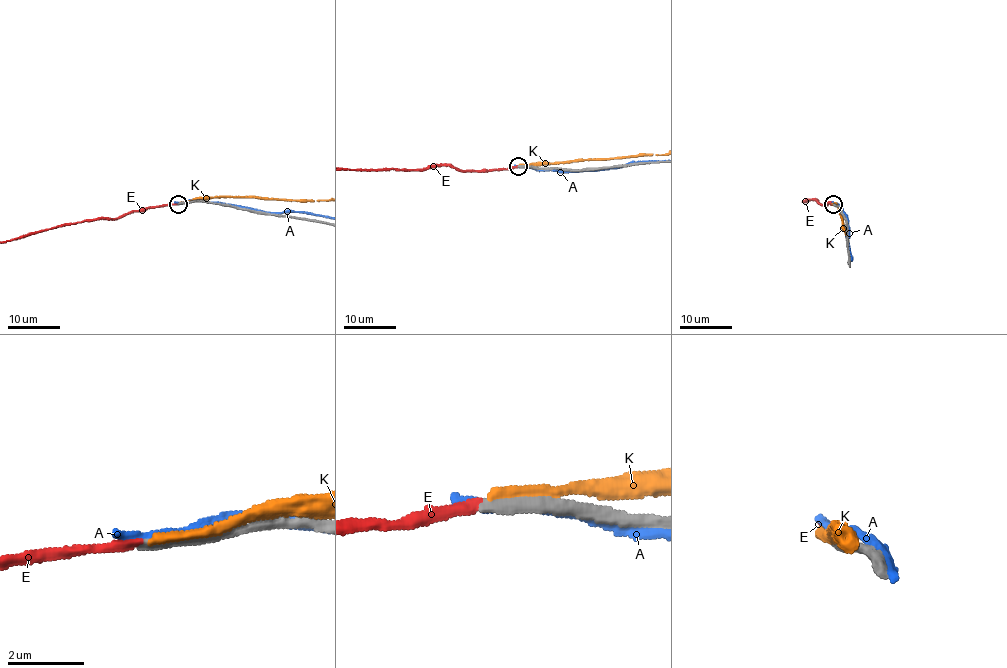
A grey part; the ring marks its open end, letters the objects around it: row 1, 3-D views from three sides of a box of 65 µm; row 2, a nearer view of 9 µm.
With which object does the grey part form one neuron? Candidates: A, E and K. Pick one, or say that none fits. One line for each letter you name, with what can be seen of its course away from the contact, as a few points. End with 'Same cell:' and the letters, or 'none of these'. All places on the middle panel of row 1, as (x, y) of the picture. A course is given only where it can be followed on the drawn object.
Same cell: E

